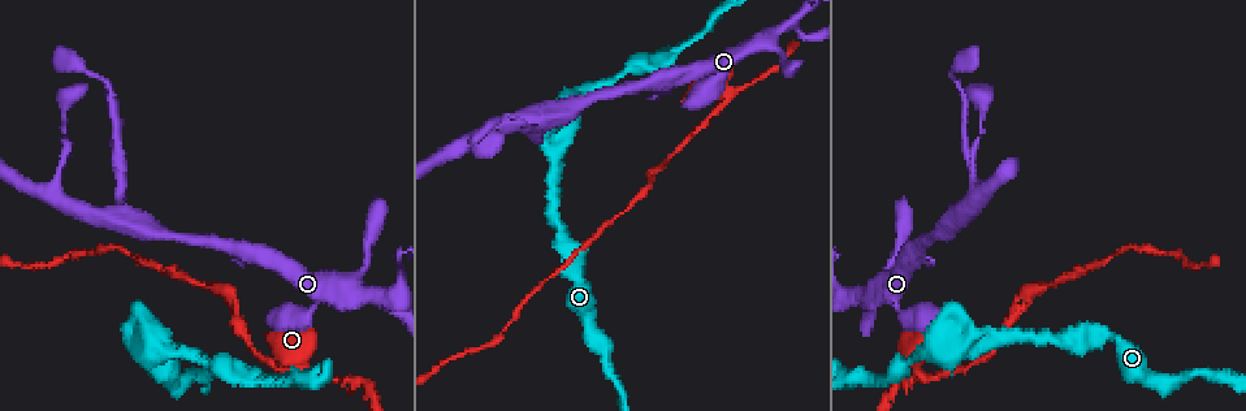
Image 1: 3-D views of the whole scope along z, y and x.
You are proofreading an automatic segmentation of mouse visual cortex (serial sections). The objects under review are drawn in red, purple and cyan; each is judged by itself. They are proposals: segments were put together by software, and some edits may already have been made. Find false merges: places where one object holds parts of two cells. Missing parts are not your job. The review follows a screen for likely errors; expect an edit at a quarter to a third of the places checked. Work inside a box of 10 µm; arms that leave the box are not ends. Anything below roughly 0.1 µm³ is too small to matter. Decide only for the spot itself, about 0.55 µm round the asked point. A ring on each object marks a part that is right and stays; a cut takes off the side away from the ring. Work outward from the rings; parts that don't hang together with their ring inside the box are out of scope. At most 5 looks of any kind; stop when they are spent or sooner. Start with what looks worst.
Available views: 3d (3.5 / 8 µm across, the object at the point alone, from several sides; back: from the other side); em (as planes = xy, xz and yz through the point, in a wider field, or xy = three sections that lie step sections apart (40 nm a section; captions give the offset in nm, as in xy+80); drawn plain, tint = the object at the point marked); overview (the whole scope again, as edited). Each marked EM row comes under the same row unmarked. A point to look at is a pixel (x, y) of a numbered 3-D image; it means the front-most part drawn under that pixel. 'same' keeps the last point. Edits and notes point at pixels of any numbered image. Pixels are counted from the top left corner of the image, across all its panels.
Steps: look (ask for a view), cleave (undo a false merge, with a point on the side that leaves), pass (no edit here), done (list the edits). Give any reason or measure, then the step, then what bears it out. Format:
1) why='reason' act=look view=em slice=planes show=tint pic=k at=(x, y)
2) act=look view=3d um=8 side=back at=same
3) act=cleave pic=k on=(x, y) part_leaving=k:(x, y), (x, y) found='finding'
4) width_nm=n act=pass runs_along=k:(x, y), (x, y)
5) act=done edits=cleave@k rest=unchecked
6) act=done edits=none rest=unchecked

act=look view=3d um=3.5 pic=1 at=(571, 123)

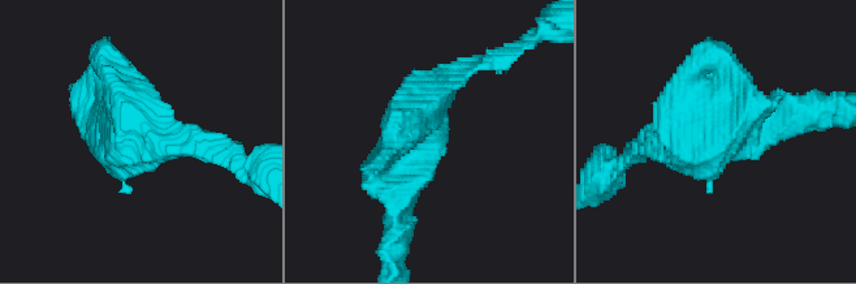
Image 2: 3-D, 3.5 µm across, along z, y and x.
why='shape alone is not enough' act=look view=em slice=xy step=5 show=tint pic=2 at=(425, 140)

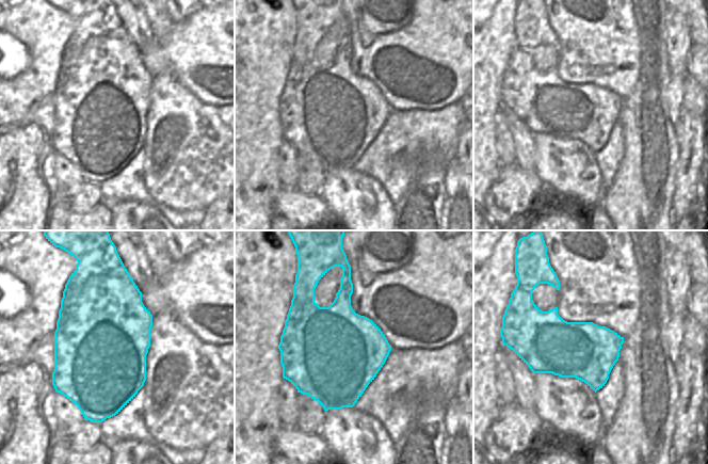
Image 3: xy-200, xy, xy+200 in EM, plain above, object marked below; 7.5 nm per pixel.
act=pass found='continuous, no second cell'

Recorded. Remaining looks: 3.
why='sharp bend' act=look view=3d um=8 pic=1 at=(722, 96)

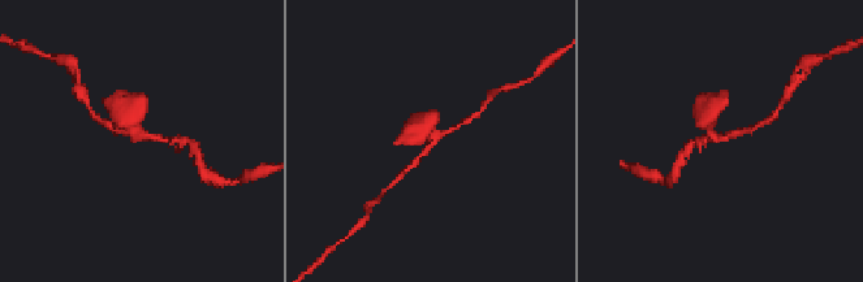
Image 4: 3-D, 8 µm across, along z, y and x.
why='closer look' act=look view=3d um=3.5 at=same

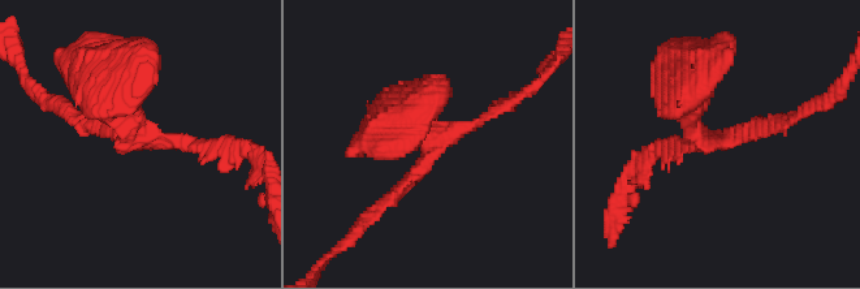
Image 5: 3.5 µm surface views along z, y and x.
arm_widths_nm=150,200,500 act=pass runs_along=5:(692, 78), (705, 142), (782, 125) found='continuous, no second cell'

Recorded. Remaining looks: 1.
act=done edits=none rest=unchecked

